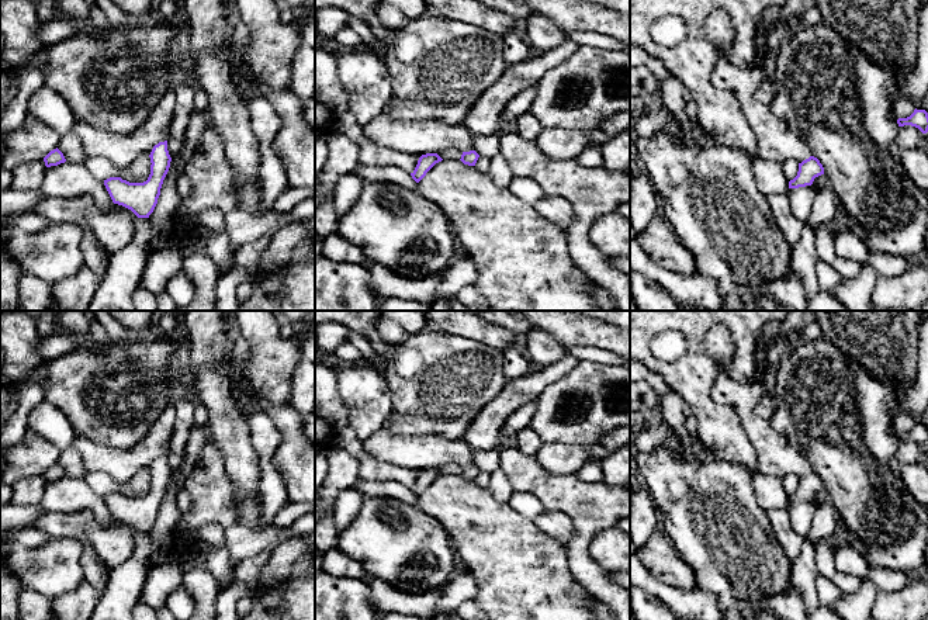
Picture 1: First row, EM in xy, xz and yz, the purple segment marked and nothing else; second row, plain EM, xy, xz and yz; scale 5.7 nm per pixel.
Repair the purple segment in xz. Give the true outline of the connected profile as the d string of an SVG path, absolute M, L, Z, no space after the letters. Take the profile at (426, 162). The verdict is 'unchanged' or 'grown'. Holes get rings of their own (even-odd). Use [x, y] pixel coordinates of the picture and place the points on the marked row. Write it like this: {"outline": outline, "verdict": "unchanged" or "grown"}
{"outline": "M426 153L422 155L418 160L418 164L415 167L415 170L411 173L412 179L419 183L426 173L439 162L442 162L443 159L437 155L437 153Z", "verdict": "unchanged"}

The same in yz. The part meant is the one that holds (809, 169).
{"outline": "M814 156L799 163L797 176L789 181L789 188L811 186L814 179L824 174L824 167Z", "verdict": "unchanged"}

